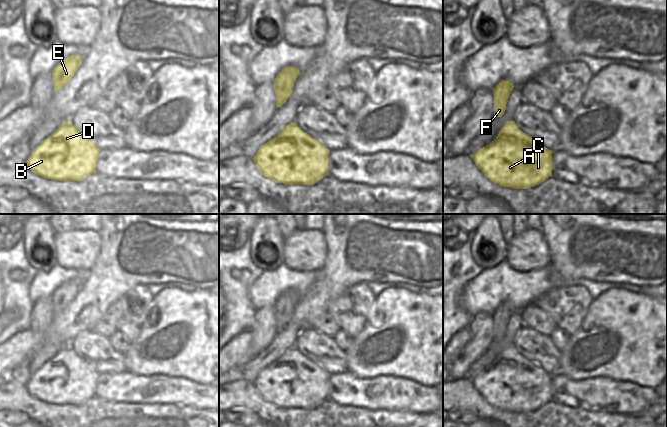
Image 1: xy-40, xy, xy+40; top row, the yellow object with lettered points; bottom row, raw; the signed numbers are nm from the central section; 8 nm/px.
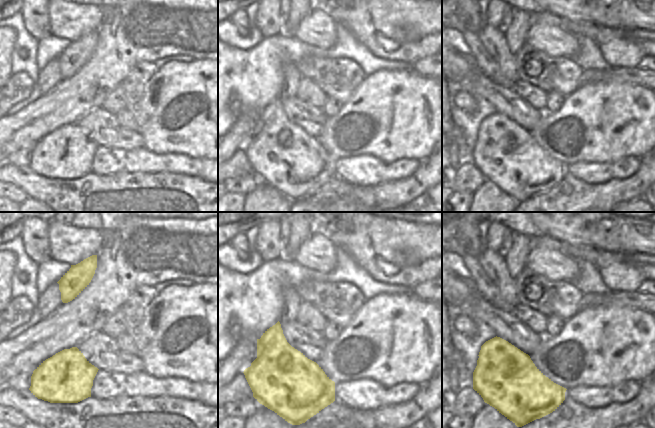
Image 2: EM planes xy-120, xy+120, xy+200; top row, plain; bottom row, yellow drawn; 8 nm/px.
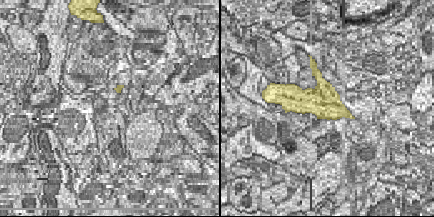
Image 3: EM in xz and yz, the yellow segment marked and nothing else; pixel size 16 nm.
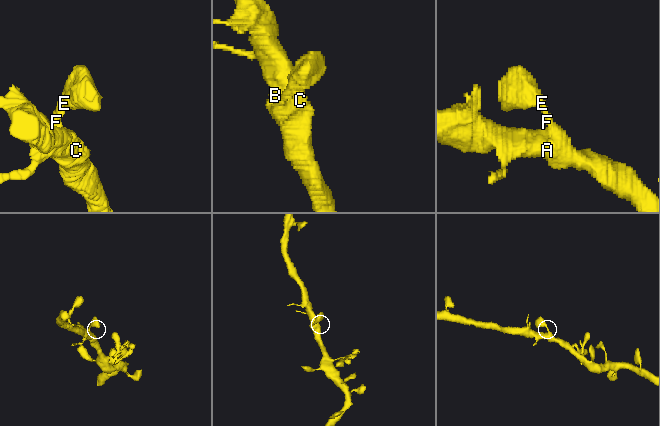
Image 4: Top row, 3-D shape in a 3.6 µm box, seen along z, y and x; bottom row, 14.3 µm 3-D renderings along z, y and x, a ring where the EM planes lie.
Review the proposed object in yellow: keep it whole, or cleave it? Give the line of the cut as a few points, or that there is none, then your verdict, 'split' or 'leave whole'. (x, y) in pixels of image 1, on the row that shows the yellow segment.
no cut | leave whole

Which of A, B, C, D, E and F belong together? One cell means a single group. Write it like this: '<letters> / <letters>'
A B C D E F

